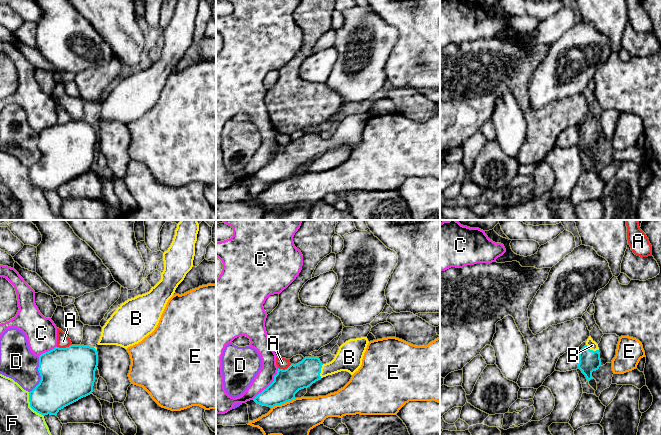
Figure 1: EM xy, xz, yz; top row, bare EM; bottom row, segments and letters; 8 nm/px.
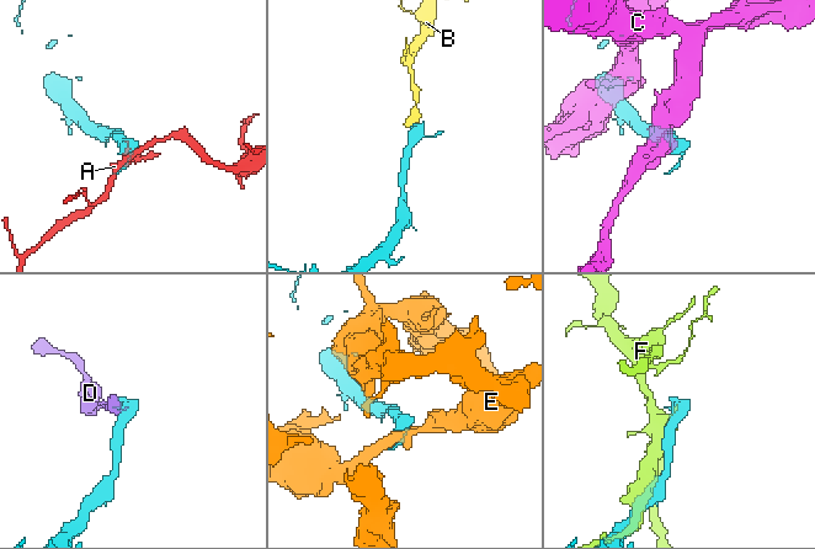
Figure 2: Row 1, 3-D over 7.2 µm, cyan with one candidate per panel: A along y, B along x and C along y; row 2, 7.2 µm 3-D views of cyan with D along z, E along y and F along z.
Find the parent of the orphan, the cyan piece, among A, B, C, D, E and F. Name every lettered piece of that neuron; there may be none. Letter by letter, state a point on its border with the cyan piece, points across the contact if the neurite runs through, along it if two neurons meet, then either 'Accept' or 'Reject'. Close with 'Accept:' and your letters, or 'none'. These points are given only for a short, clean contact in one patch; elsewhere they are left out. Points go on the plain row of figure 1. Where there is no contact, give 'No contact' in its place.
A: Touches cyan at xy (64, 124). Reject
B: Touches cyan at xz (320, 147). Path across: xz (302, 151), (308, 147), (320, 147), (331, 144), (348, 134). Accept
C: Touches cyan at xz (269, 161). Boundary: xz (278, 144), (274, 155), (252, 175). Reject
D: Touches cyan at xy (40, 151). Boundary: xy (39, 133), (38, 148), (40, 157), (29, 168). Reject
E: Touches cyan at xz (283, 179). Reject
F: Touches cyan at xy (30, 182). Reject
Accept: B

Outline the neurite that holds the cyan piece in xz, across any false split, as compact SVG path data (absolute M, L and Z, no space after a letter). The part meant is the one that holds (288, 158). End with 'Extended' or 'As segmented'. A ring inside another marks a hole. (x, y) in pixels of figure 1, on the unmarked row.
M367 113L350 115L343 119L334 135L323 140L319 133L305 133L298 140L279 145L274 157L253 176L260 181L274 183L295 175L295 170L323 153L341 147L353 151L362 141L369 117Z. Extended

